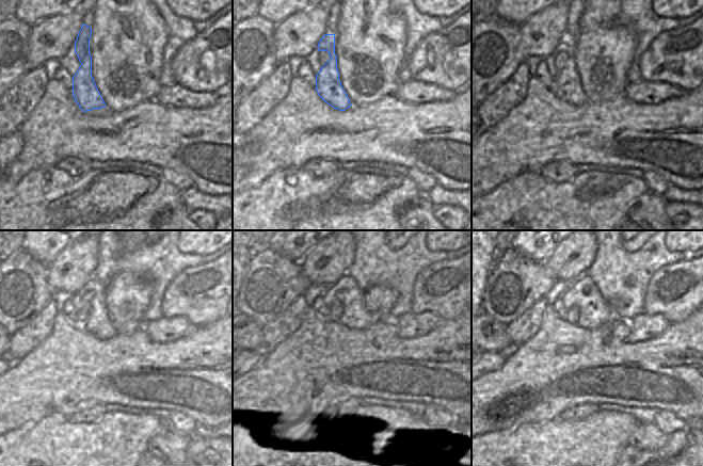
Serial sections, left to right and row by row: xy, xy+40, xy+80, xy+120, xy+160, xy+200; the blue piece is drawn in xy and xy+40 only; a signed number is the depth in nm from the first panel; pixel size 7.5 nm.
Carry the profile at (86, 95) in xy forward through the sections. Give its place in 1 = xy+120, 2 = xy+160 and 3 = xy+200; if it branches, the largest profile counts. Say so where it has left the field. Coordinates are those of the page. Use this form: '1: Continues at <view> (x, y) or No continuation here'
1: Continues at xy+120 (97, 323)
2: Continues at xy+160 (336, 309)
3: Continues at xy+200 (573, 315)

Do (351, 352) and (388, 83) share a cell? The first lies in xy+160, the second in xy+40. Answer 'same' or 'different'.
different

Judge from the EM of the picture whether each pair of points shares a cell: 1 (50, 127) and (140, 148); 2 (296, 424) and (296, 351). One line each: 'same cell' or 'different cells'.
1: same cell
2: different cells

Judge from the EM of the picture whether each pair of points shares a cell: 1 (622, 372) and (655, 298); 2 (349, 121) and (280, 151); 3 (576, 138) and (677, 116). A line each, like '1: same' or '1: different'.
1: different
2: same
3: same

